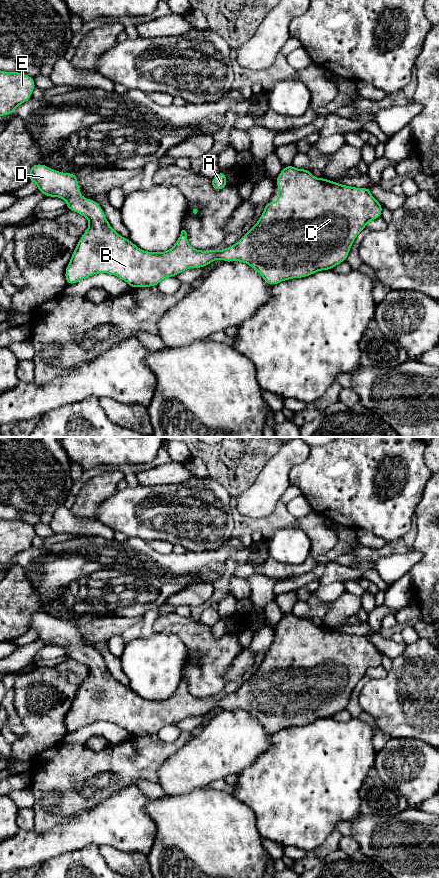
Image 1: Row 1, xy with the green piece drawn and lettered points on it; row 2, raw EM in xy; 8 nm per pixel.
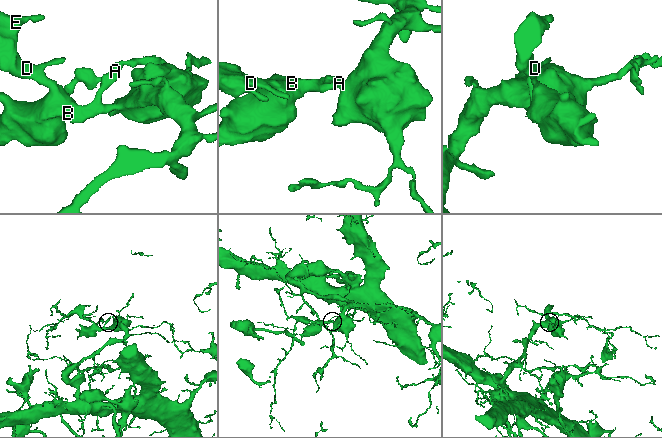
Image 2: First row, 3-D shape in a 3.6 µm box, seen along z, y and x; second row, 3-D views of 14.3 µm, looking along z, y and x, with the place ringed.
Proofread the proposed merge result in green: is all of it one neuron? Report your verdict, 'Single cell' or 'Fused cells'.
Single cell

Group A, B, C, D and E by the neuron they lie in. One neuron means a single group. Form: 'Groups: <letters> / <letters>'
Groups: A B C D E

